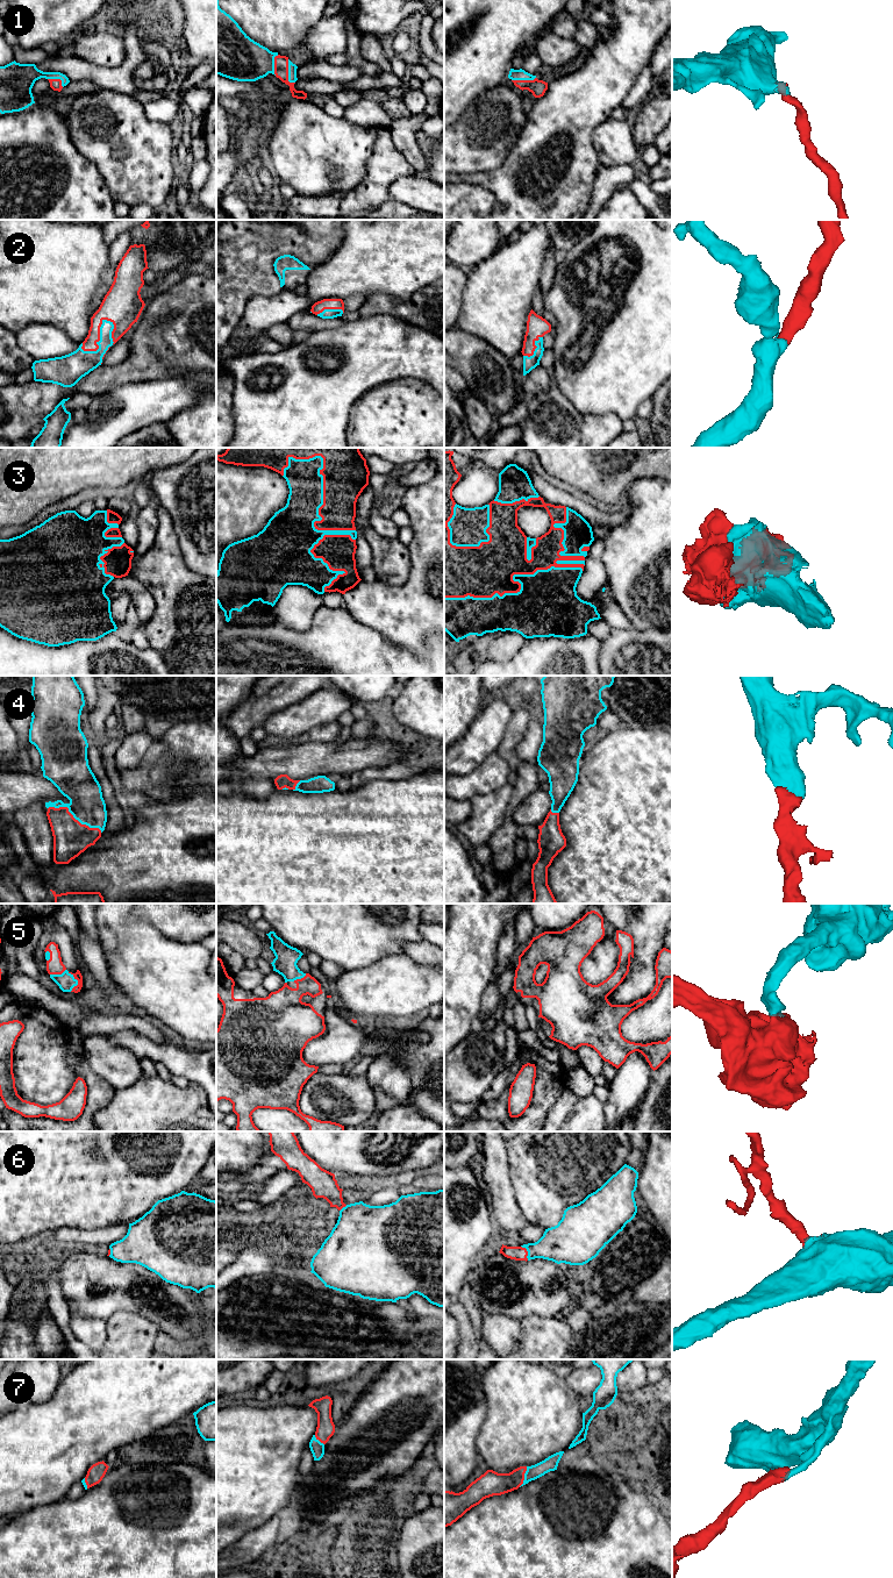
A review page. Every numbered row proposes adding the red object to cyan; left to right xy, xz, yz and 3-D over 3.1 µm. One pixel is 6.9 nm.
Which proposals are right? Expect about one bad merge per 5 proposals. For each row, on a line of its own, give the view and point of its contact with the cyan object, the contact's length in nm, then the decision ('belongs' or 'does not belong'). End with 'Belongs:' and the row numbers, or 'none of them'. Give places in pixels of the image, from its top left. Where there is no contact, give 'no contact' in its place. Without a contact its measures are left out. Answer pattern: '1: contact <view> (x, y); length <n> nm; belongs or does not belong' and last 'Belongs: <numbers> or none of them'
1: contact xz (288, 73); length 180 nm; belongs
2: contact xy (100, 338); length 300 nm; belongs
3: contact xz (322, 498); length 700 nm; belongs
4: contact xy (73, 816); length 420 nm; belongs
5: contact xy (77, 982); length 140 nm; belongs
6: contact yz (528, 1252); length 120 nm; belongs
7: contact yz (524, 1477); length 160 nm; belongs
Belongs: 1, 2, 3, 4, 5, 6, 7

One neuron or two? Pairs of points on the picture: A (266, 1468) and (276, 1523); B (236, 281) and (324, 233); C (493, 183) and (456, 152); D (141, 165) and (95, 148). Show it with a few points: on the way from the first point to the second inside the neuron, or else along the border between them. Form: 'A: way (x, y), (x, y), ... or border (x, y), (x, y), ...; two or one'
A: border (280, 1513), (271, 1516), (251, 1530); two
B: way (258, 259), (269, 249), (302, 237); one
C: border (505, 159), (497, 168), (461, 176); two
D: way (129, 163), (116, 162), (107, 155); one

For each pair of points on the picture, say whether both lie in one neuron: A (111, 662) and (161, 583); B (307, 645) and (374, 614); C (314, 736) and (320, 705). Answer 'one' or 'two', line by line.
A: two
B: two
C: two

